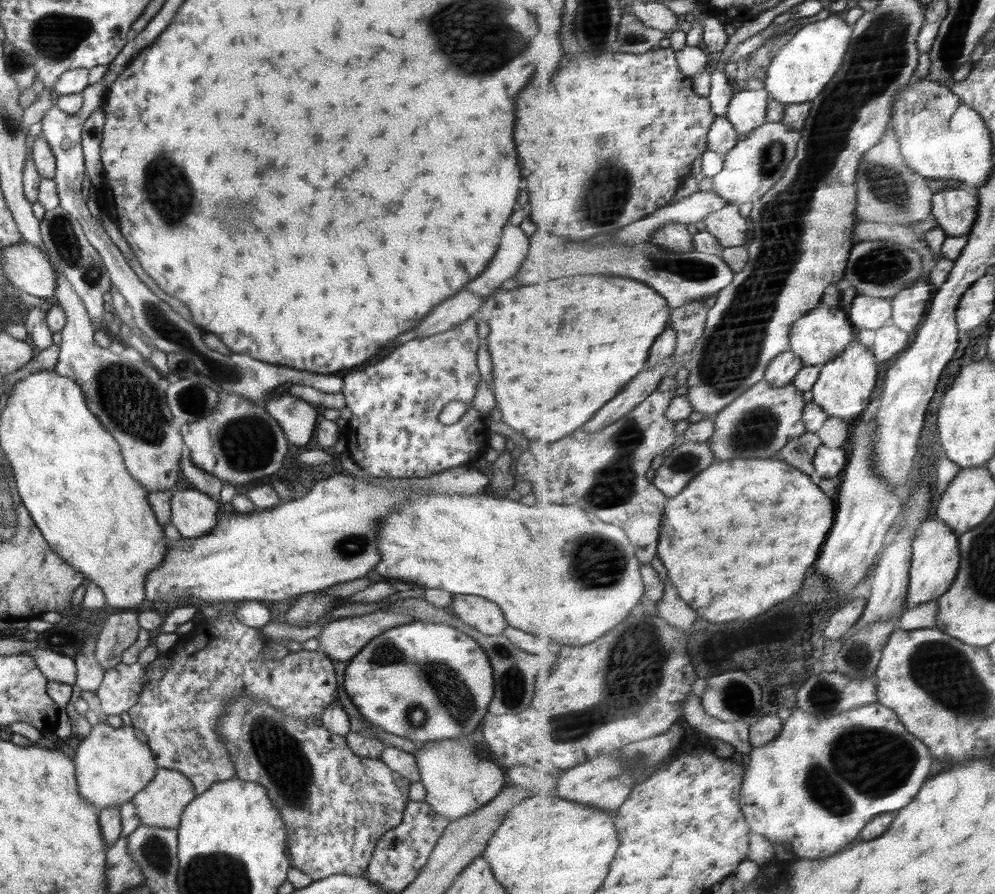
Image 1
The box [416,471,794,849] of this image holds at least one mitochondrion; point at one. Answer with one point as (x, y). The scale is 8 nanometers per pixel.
(638, 670)

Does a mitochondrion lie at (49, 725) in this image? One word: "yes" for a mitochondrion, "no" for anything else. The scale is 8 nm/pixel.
no

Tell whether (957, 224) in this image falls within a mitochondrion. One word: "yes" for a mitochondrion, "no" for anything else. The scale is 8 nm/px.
no

